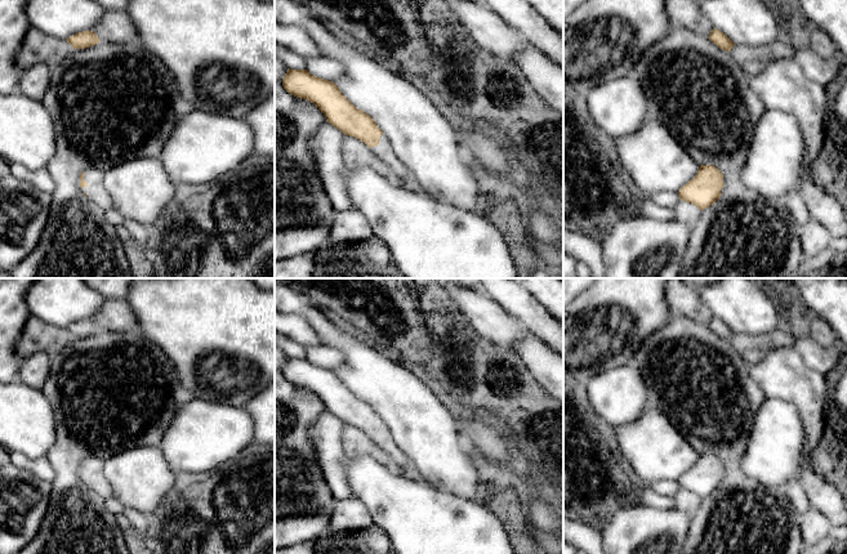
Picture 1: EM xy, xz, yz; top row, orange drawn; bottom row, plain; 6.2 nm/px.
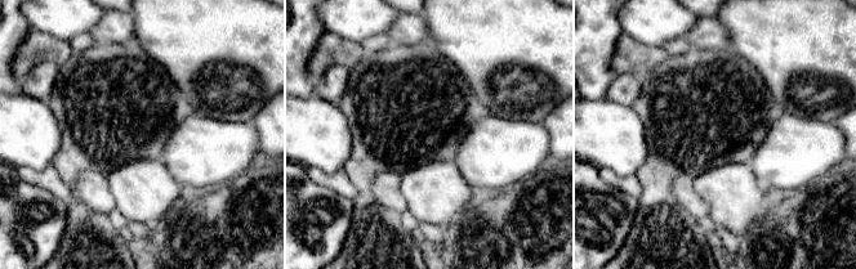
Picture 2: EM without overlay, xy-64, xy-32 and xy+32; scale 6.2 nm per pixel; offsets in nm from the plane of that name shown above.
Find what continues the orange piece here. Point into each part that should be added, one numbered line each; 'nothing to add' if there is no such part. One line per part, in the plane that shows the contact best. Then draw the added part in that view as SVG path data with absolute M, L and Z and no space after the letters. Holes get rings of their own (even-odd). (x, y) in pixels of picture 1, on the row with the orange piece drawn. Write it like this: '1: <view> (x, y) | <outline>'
1: xy (96, 191) | M90 167L84 171L84 179L88 186L80 188L86 195L88 200L113 215L113 202L104 187L104 169Z

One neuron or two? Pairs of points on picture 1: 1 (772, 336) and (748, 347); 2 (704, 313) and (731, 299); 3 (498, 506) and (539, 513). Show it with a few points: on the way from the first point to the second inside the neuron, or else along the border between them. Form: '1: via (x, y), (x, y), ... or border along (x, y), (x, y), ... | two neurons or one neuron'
1: via (766, 343), (754, 347) | one neuron
2: border along (696, 291), (714, 316) | two neurons
3: border along (524, 506), (527, 523), (539, 537) | two neurons

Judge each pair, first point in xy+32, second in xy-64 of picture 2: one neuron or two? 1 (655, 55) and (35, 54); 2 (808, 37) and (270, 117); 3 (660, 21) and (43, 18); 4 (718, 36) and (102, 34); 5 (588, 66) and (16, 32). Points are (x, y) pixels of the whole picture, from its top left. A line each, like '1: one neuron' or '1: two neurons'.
1: one neuron
2: two neurons
3: one neuron
4: one neuron
5: one neuron

